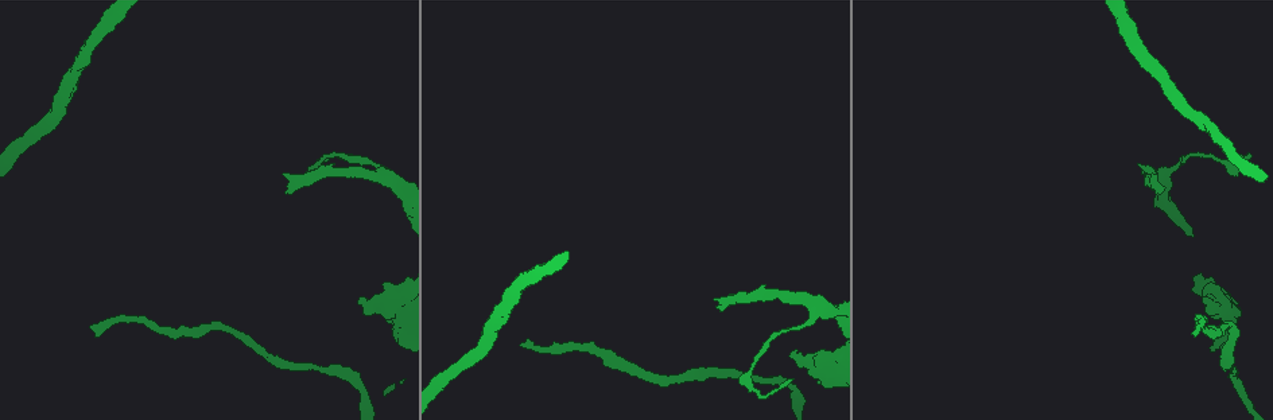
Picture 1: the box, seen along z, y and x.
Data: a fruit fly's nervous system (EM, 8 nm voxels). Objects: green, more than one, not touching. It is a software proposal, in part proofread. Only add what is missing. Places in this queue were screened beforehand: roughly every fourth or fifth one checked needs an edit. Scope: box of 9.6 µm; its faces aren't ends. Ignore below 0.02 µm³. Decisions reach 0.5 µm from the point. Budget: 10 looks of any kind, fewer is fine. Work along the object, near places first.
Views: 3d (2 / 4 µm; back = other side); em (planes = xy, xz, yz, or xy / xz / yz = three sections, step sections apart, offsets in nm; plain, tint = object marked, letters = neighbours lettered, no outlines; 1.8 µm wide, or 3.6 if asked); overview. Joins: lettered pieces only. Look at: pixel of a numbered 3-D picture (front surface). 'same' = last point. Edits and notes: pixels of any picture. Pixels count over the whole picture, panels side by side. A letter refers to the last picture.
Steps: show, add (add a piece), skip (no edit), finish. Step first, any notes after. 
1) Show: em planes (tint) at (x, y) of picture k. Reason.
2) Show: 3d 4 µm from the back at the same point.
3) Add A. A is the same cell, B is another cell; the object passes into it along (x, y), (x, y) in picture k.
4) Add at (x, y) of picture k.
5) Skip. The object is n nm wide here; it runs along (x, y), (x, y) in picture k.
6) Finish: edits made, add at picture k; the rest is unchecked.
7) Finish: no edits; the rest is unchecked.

Show: em planes (tint) at (718, 308) of picture 1. Branch stops here.

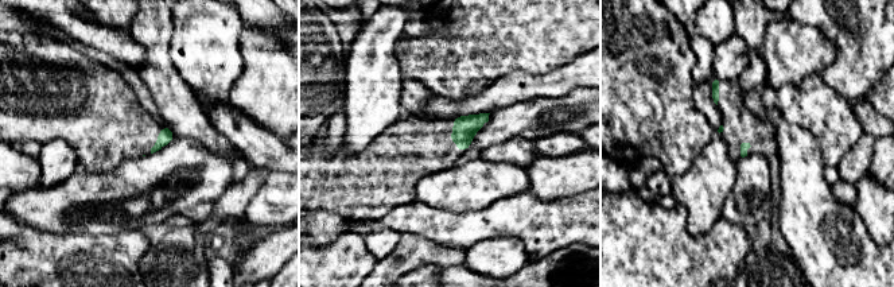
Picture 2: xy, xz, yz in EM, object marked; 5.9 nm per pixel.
Show: em planes (letters) at the same point.

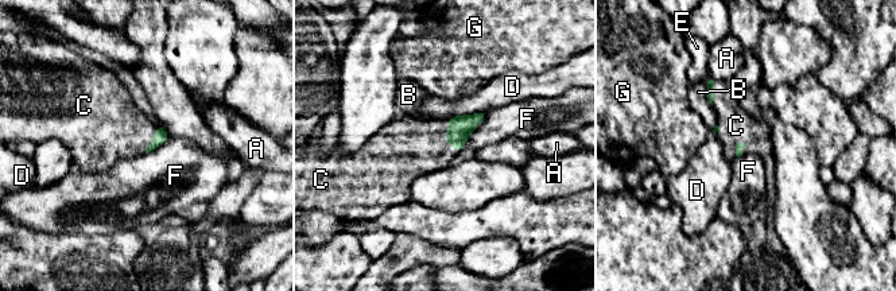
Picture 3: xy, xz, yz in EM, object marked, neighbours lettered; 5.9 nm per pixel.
Add C. C is the same cell, A, B, D, E, F and G are other cells; it goes on there.

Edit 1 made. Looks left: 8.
Show: overview. See it whole again.

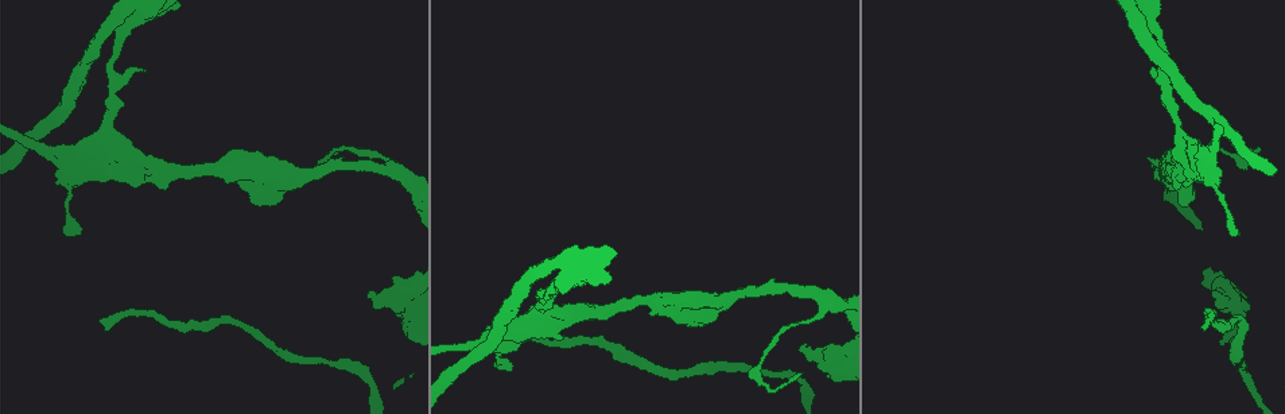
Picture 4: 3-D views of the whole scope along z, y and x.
Show: 3d 4 µm from the back at (391, 173) of picture 4. A fork.

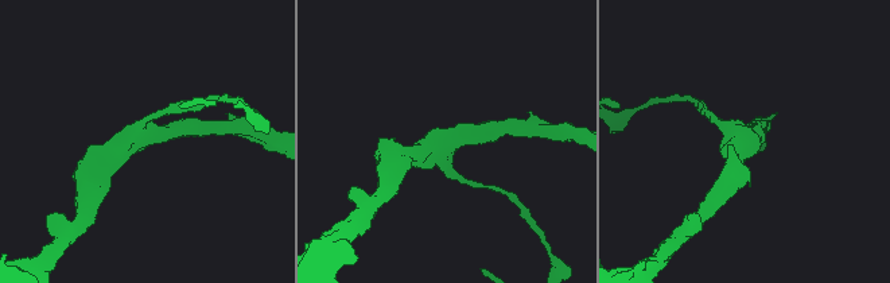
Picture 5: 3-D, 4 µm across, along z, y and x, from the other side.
Show: em xy step 4 (tint) at (447, 144) of picture 5. 3 arms meet here.

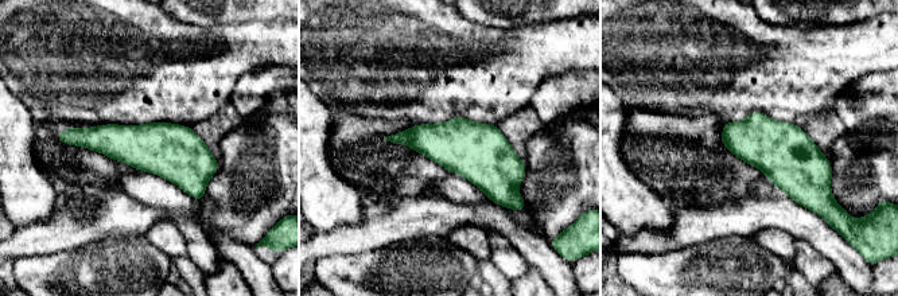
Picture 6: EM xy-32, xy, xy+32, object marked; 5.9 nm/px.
Show: em planes (letters) at the same point.

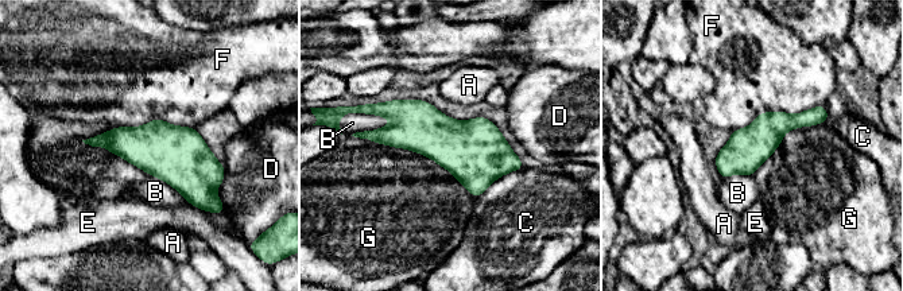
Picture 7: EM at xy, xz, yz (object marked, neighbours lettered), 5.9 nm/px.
Skip. The object is 260 nm wide here; the longest contact is with C, 360 nm; A, B, C, D, E, F and G are other cells; no lettered piece goes on from it.

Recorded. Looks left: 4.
Show: em planes (letters) at (803, 344) of picture 4. Branch stops here.

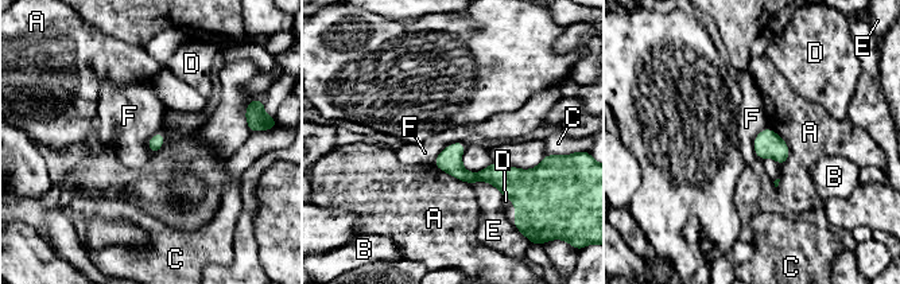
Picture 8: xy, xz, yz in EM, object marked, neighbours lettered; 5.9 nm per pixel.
Skip. The longest contact is with A, 260 nm; A, B, C, D, E and F are other cells; a border runs along (768, 125), (753, 140), (756, 158) in picture 8; no lettered piece goes on from it.

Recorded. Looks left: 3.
Show: em planes (tint) at (532, 340) of picture 4. Free end.

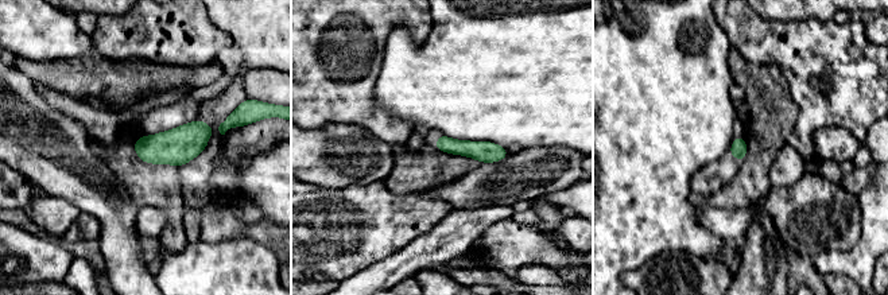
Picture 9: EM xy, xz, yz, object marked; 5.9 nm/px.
Show: em planes (letters) at the same point.

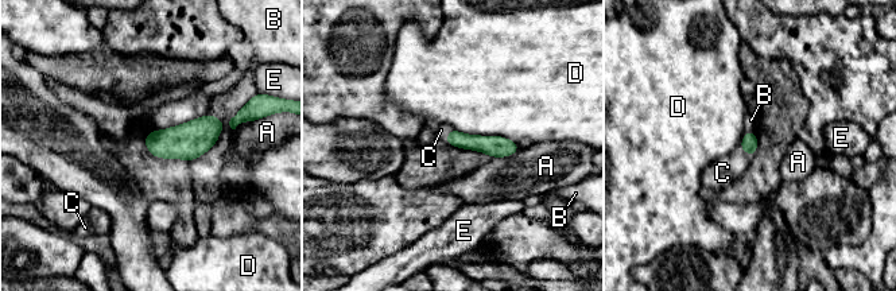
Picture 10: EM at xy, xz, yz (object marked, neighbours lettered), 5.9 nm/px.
Add C. C is the same cell, A, B, D and E are other cells; it goes on there.

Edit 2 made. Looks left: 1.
Finish: edits made, add at picture 3, add at picture 10; the rest is unchecked.

